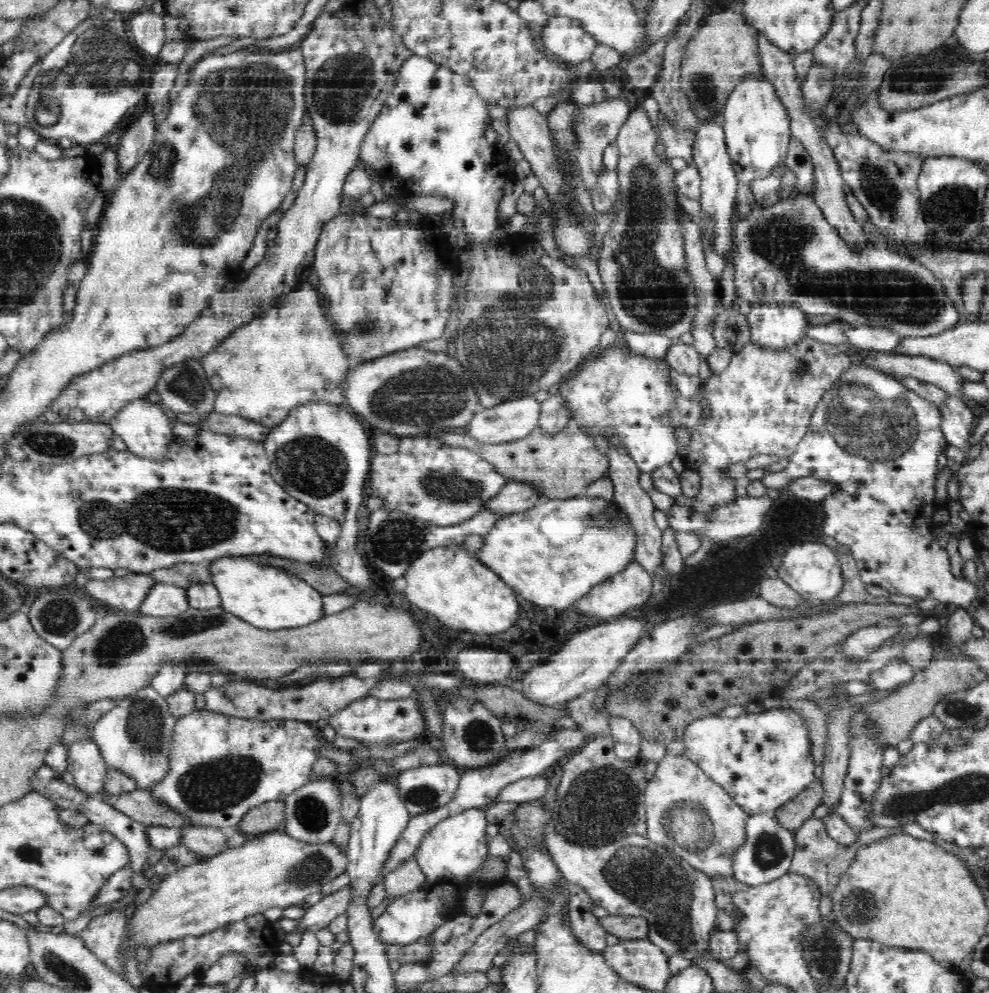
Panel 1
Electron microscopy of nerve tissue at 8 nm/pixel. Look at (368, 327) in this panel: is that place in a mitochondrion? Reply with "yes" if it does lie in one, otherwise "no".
yes

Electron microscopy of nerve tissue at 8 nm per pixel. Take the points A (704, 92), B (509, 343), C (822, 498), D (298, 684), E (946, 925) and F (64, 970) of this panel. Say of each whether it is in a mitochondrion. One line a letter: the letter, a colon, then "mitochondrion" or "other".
A: mitochondrion
B: mitochondrion
C: other
D: other
E: other
F: mitochondrion

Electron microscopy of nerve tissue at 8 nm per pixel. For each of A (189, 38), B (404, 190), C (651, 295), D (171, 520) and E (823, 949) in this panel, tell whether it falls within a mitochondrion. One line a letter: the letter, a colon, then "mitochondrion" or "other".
A: other
B: other
C: mitochondrion
D: mitochondrion
E: mitochondrion

